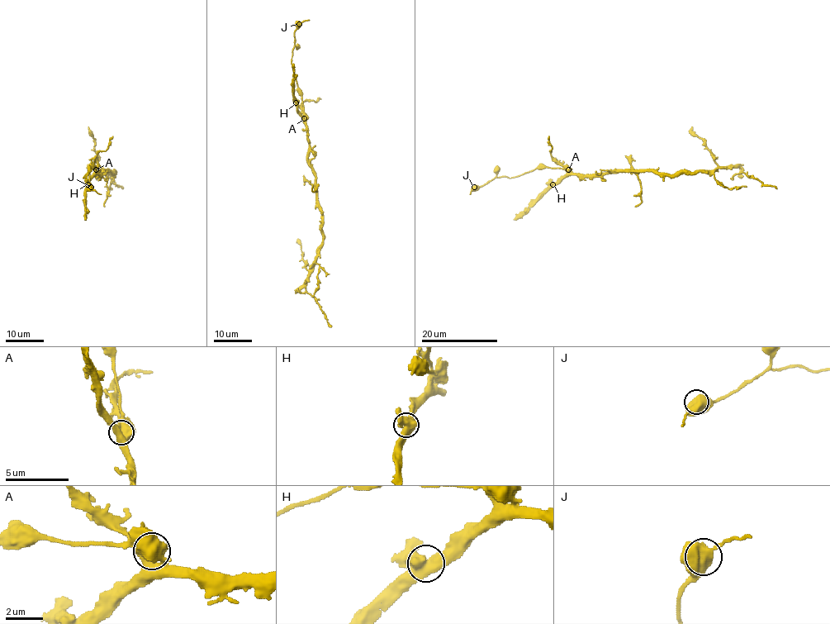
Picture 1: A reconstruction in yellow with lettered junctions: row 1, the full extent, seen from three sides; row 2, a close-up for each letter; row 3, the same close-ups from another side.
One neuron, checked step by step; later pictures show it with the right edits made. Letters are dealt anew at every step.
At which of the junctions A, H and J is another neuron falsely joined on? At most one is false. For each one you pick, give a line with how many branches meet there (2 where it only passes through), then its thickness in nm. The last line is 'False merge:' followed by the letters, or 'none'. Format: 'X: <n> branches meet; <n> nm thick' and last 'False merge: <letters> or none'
A: 2 branches meet; 750 nm thick
False merge: A

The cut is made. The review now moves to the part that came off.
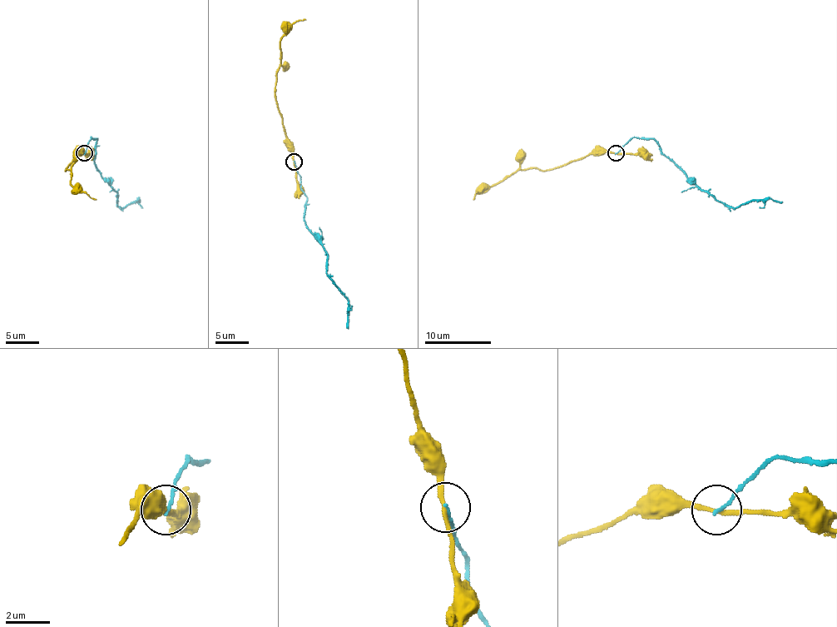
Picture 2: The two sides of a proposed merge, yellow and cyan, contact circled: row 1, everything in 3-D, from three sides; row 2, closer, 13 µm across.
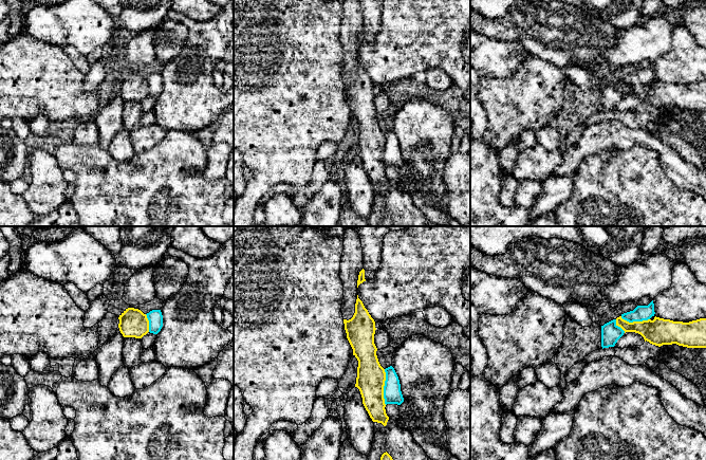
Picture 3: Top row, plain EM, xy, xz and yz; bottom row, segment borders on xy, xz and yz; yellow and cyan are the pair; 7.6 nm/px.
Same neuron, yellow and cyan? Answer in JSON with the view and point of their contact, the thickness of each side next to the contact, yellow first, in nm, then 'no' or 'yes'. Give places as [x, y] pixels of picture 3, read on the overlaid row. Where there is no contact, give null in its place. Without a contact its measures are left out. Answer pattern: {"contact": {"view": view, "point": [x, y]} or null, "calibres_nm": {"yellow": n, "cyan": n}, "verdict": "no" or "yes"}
{"contact": {"view": "xz", "point": [383, 387]}, "calibres_nm": {"yellow": 220, "cyan": 140}, "verdict": "no"}

